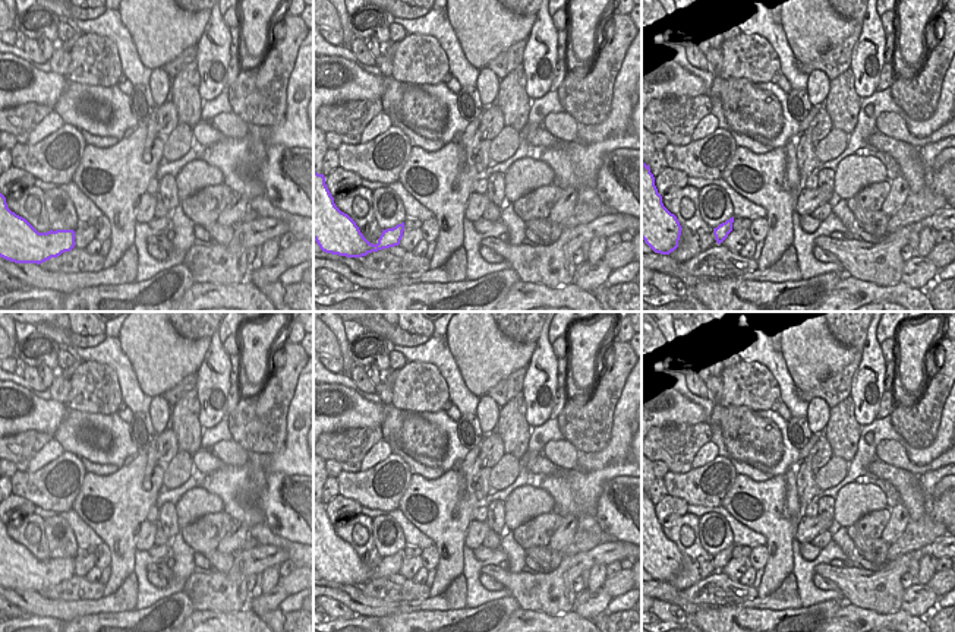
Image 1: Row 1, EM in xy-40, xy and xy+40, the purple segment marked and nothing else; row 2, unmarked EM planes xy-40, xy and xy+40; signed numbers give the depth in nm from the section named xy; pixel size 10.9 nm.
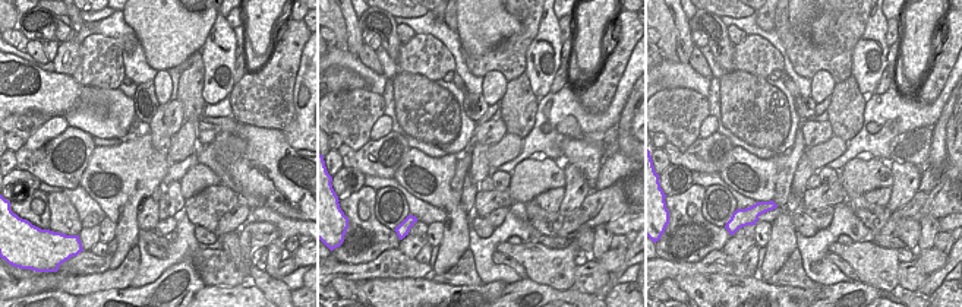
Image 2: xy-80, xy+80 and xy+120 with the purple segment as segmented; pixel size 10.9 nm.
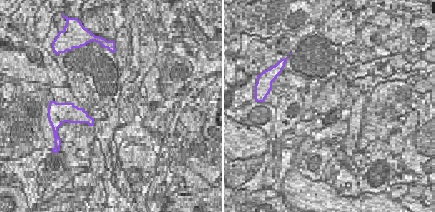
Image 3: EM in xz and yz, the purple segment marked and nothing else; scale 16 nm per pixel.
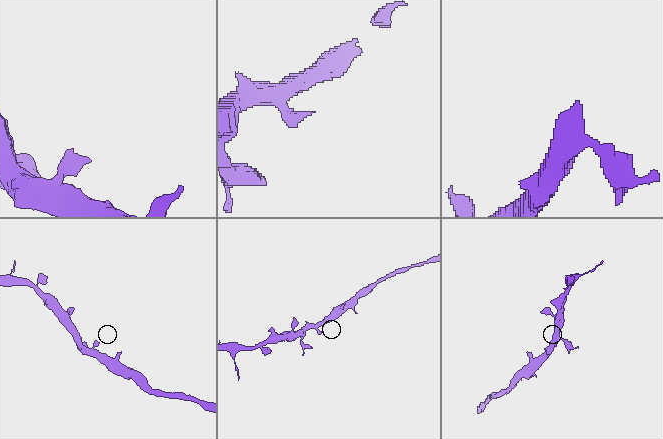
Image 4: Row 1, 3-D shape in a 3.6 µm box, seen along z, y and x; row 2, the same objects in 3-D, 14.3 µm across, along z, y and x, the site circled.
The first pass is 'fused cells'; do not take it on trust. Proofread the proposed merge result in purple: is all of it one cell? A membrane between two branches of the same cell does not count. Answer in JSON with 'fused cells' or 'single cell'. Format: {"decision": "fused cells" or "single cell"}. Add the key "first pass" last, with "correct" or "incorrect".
{"decision": "single cell", "first pass": "incorrect"}

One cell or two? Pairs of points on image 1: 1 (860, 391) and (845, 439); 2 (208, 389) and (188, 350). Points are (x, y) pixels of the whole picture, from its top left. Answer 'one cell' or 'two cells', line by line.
1: two cells
2: two cells

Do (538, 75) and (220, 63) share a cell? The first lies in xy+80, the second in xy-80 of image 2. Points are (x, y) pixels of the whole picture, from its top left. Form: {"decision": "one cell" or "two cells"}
{"decision": "one cell"}

